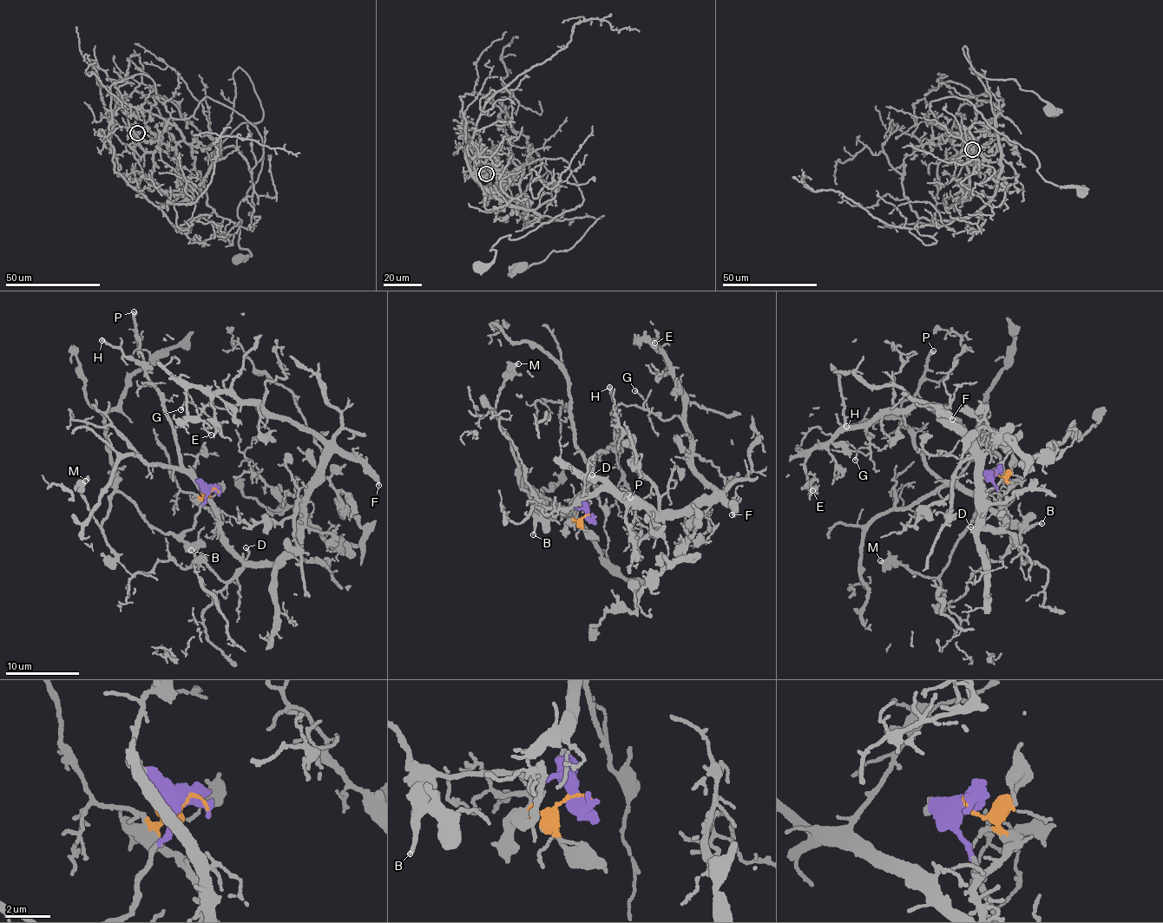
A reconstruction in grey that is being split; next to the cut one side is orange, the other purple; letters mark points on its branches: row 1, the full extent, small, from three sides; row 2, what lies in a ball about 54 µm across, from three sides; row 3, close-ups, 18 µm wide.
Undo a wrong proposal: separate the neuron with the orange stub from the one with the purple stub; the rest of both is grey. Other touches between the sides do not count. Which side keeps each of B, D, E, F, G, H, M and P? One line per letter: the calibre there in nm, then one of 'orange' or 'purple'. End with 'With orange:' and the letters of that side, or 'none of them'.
B: calibre 200 nm; purple
D: calibre 100 nm; orange
E: calibre 110 nm; orange
F: calibre 400 nm; orange
G: calibre 160 nm; orange
H: calibre 320 nm; orange
M: calibre 480 nm; purple
P: calibre 400 nm; orange
With orange: D, E, F, G, H, P

